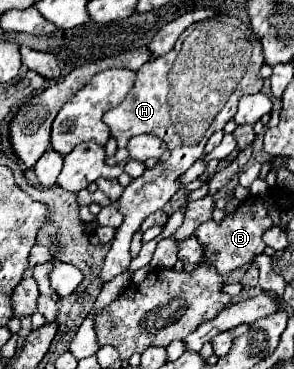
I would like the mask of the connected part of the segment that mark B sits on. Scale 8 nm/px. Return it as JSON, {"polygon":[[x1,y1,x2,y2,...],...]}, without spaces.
{"polygon":[[250,195,244,203,240,203,238,211,234,215,228,215,220,225,214,221,206,221,198,227,196,237,204,249,204,263,214,265,218,275,226,275,226,273,250,263,254,255,264,251,262,233,268,227,272,227,272,221,266,215,266,205,262,203,260,197]]}

